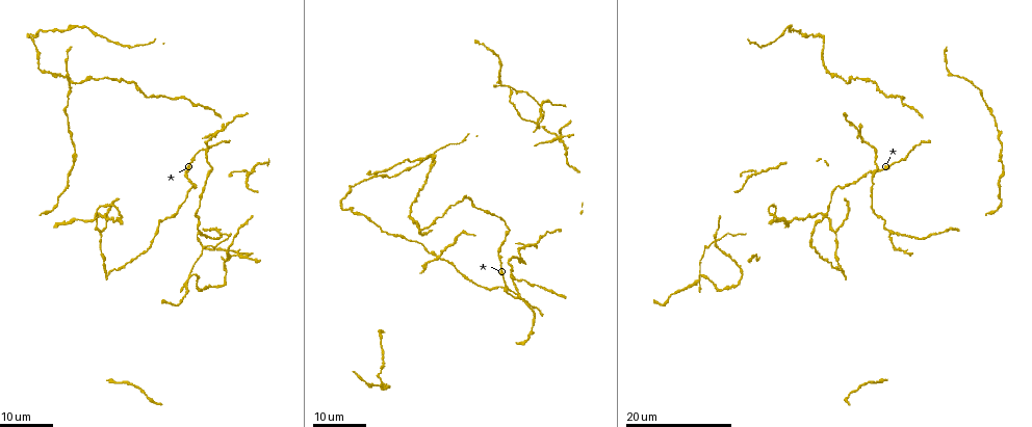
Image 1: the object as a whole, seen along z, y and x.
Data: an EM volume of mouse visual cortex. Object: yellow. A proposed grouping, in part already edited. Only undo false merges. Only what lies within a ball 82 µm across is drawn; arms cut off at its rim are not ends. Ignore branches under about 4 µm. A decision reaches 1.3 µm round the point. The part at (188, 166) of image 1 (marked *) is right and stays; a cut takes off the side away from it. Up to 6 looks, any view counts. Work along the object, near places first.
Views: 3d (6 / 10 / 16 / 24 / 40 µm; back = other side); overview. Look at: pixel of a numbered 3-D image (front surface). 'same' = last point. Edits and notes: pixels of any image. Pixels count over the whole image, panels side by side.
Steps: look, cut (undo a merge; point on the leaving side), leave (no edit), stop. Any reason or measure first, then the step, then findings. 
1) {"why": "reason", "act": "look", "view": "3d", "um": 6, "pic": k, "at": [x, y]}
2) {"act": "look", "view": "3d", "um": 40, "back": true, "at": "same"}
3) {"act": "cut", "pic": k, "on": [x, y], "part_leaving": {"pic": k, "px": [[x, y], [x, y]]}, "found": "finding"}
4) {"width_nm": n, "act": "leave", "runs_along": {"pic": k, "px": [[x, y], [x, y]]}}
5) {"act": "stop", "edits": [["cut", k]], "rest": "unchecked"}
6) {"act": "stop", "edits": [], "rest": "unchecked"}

{"why": "arms part here", "act": "look", "view": "3d", "um": 16, "pic": 1, "at": [198, 236]}

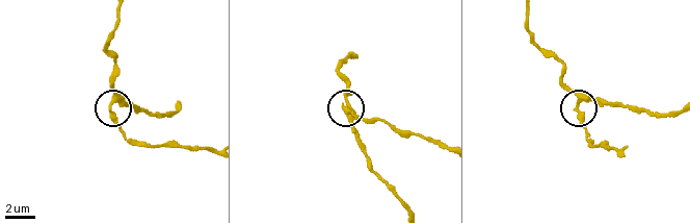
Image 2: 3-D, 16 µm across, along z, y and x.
{"act": "look", "view": "3d", "um": 6, "pic": 2, "at": [113, 102]}

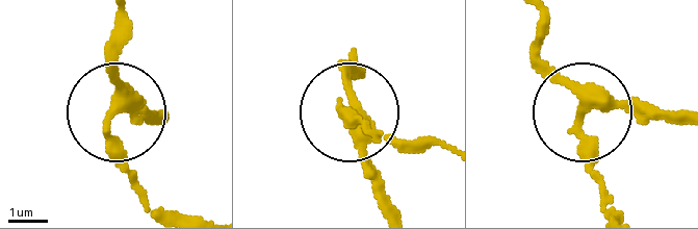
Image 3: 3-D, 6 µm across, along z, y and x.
{"width_nm": 310, "act": "leave", "found": "all the same neuron"}

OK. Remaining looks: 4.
{"why": "arms part here", "act": "look", "view": "3d", "um": 24, "pic": 1, "at": [419, 229]}

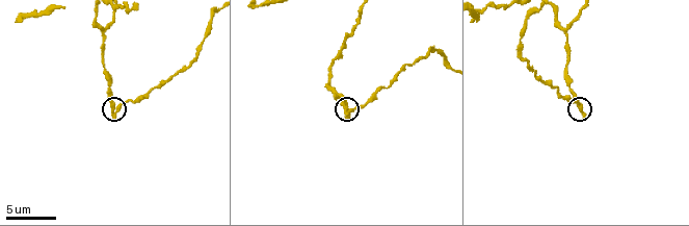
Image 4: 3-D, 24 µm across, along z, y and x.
{"act": "look", "view": "3d", "um": 6, "pic": 4, "at": [111, 111]}

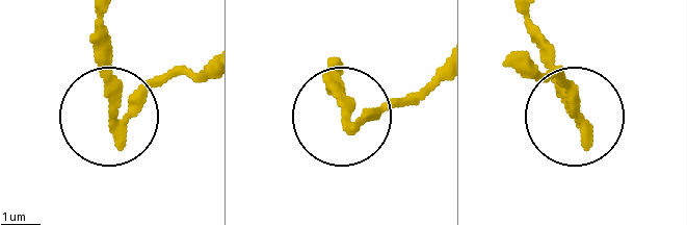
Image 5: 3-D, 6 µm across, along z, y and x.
{"arms": 3, "act": "leave", "found": "one neuron here"}

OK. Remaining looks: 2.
{"why": "three arms meet", "act": "look", "view": "3d", "um": 6, "pic": 4, "at": [567, 26]}

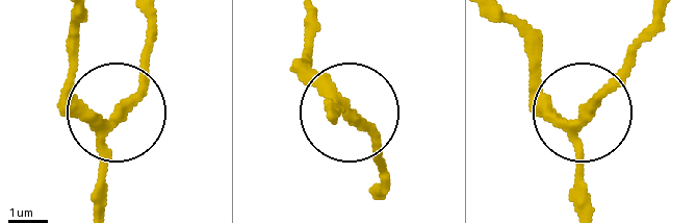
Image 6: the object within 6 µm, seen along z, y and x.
{"act": "look", "view": "3d", "um": 6, "back": true, "pic": 6, "at": [576, 121]}

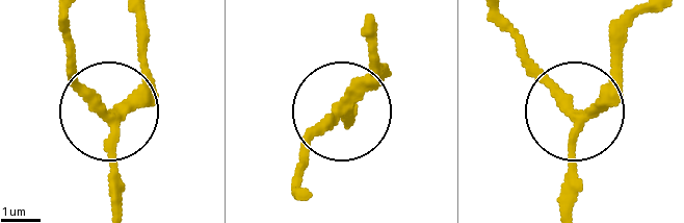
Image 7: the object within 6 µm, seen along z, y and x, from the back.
{"arms": 3, "act": "leave", "runs_along": {"pic": 7, "px": [[111, 206], [111, 127], [75, 77], [64, 41]]}, "found": "all the same neuron"}

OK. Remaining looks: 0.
{"act": "stop", "edits": [], "rest": "unchecked"}

